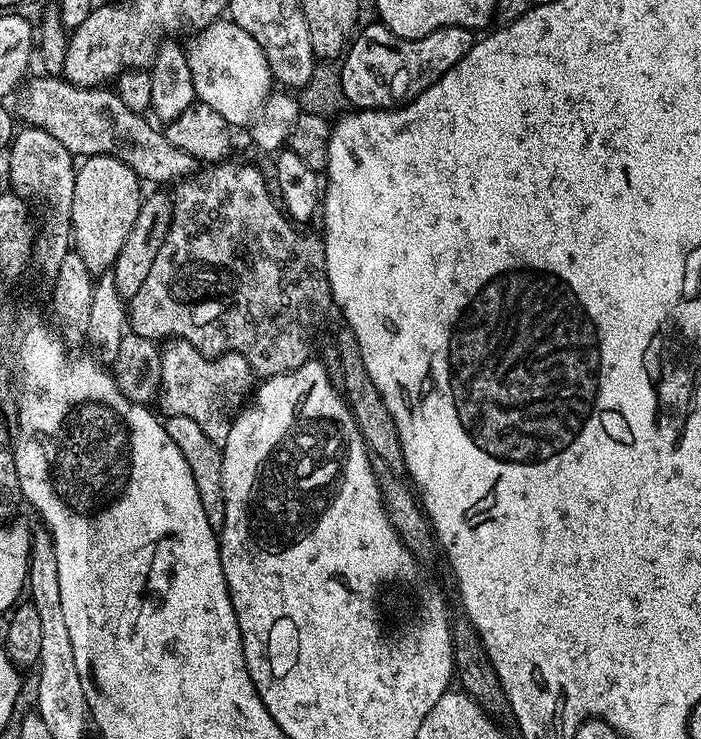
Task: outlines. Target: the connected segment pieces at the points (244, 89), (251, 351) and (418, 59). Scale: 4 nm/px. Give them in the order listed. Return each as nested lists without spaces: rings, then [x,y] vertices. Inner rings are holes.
[[[221,18],[195,33],[192,45],[187,45],[190,73],[193,74],[196,100],[218,110],[230,126],[251,125],[262,110],[266,98],[274,90],[272,71],[262,54],[262,46],[231,19]]]
[[[220,162],[205,174],[201,180],[188,178],[175,185],[174,199],[172,202],[172,221],[170,230],[158,250],[158,258],[154,258],[154,266],[150,266],[150,274],[146,274],[146,283],[134,294],[134,298],[127,305],[127,327],[136,332],[142,338],[150,338],[157,342],[167,341],[169,338],[190,342],[204,356],[222,356],[225,352],[237,352],[242,354],[250,362],[253,373],[257,377],[267,378],[286,374],[298,366],[302,366],[310,359],[308,344],[304,339],[308,336],[308,327],[316,328],[328,316],[328,311],[333,311],[332,291],[326,274],[326,258],[324,257],[324,241],[319,235],[312,232],[299,232],[297,225],[282,211],[281,205],[274,199],[270,191],[270,184],[264,181],[264,176],[252,164],[232,164],[233,162]],[[200,259],[202,265],[206,265],[213,271],[218,271],[218,288],[194,288],[194,292],[176,292],[180,288],[174,286],[174,274],[176,268],[189,265],[191,260]]]
[[[373,22],[359,29],[340,64],[342,90],[353,109],[391,110],[414,100],[446,74],[472,49],[474,32],[470,28],[439,28],[417,40],[403,40],[384,24]]]

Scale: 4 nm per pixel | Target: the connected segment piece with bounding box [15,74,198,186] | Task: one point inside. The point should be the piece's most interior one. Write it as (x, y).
(89, 121)

